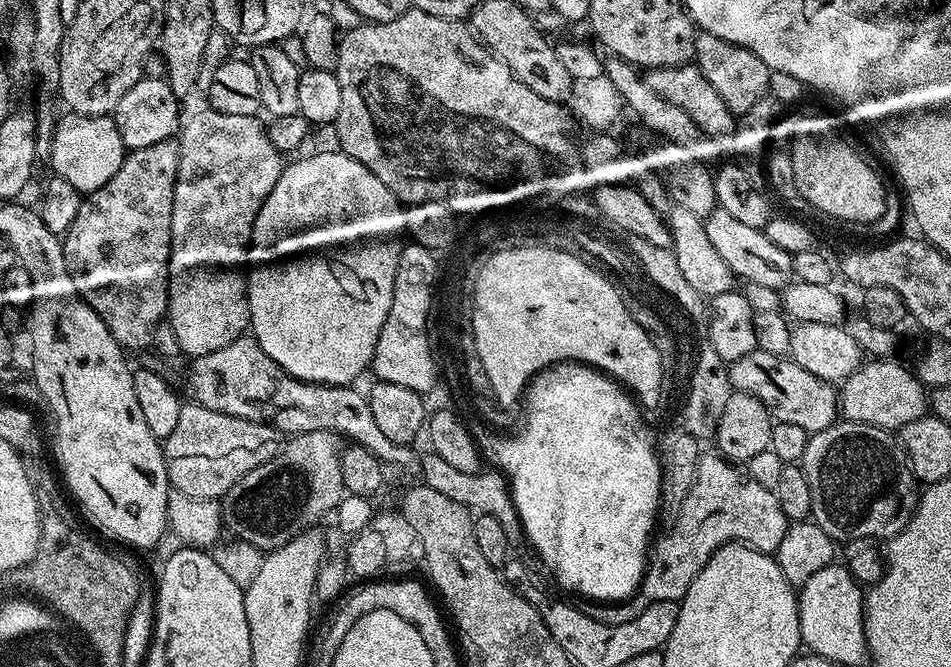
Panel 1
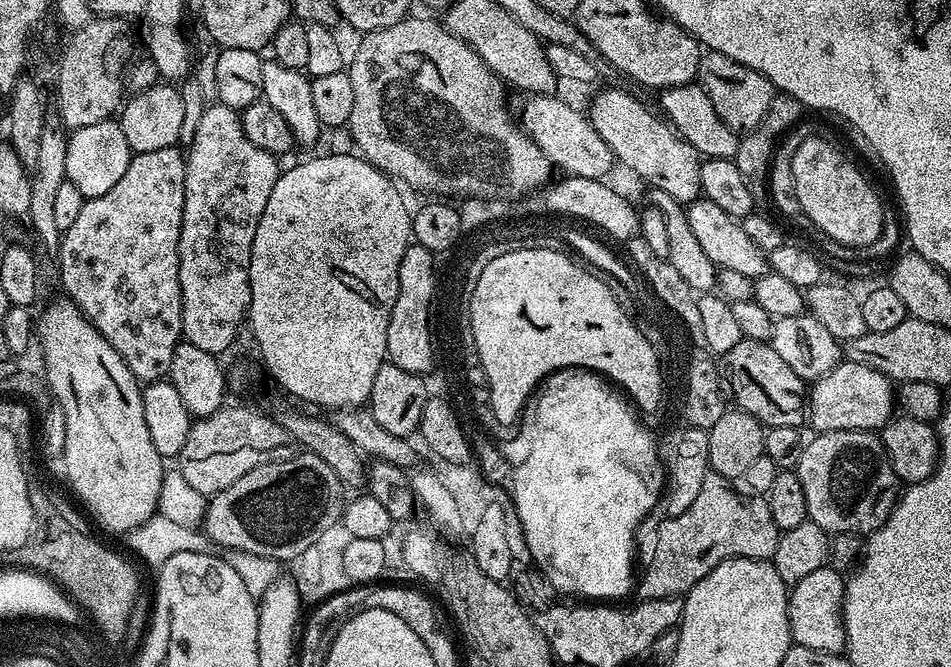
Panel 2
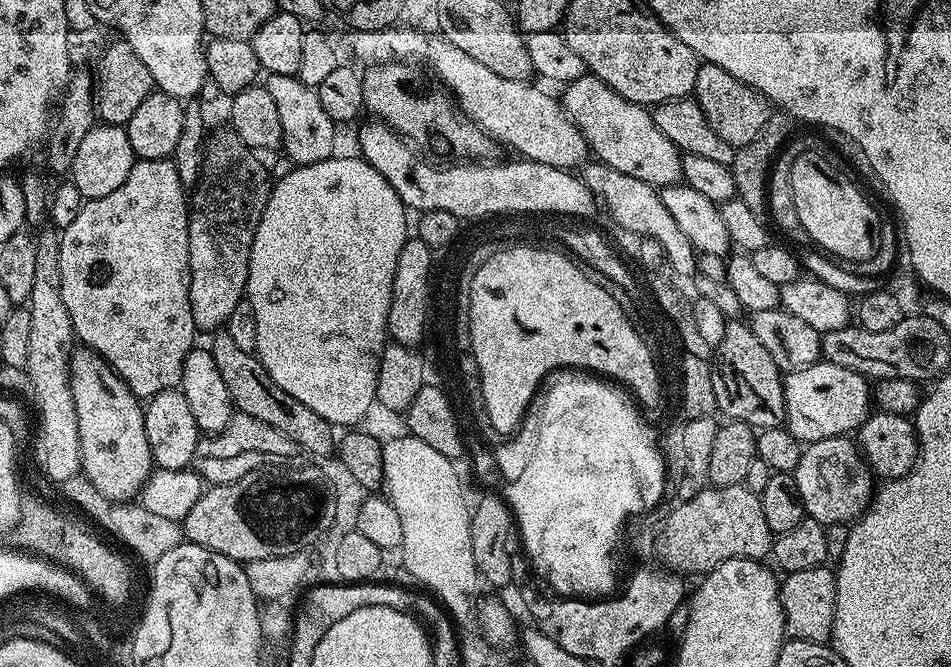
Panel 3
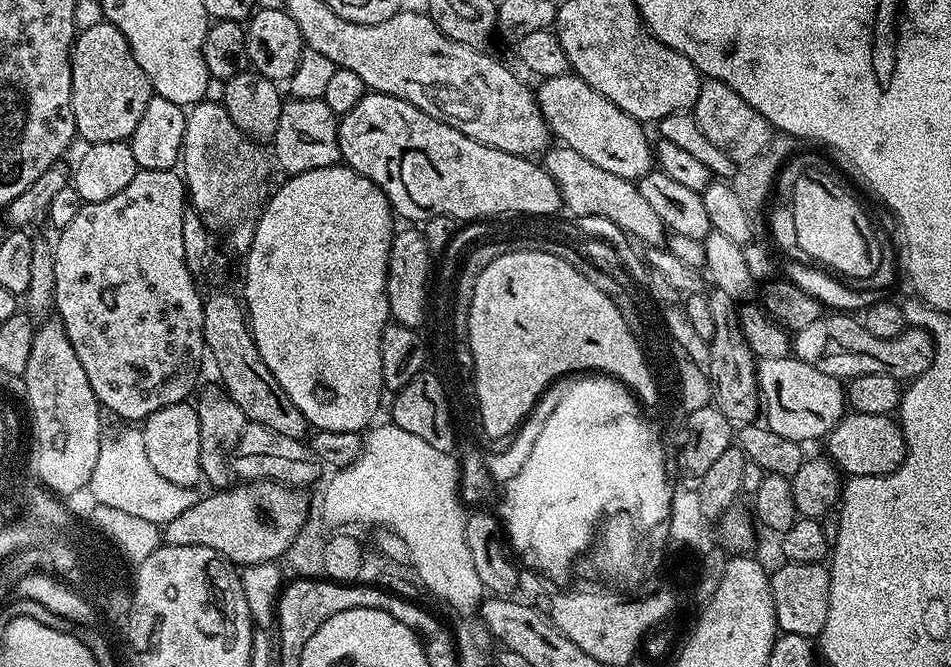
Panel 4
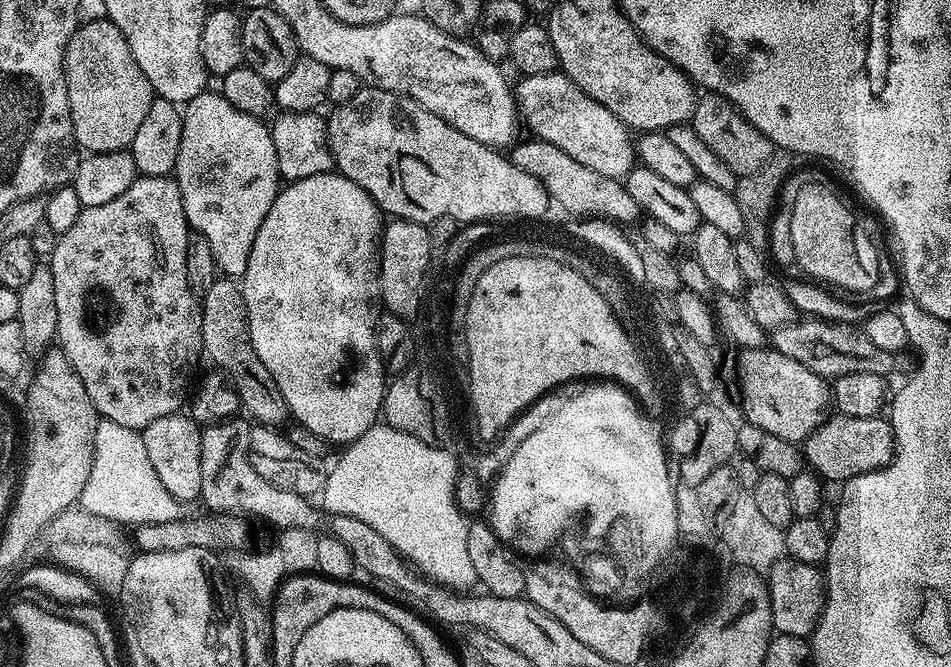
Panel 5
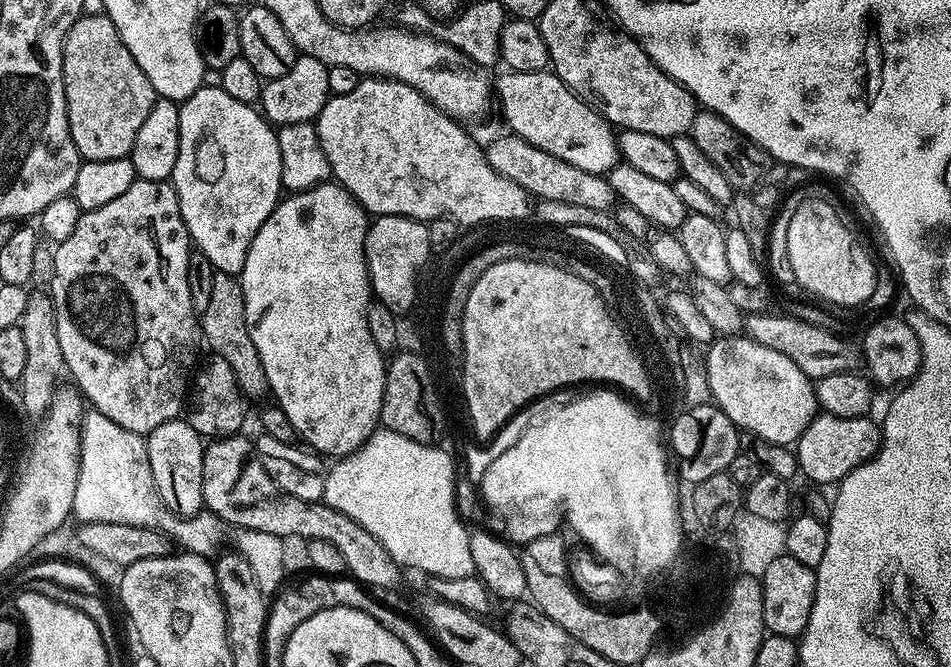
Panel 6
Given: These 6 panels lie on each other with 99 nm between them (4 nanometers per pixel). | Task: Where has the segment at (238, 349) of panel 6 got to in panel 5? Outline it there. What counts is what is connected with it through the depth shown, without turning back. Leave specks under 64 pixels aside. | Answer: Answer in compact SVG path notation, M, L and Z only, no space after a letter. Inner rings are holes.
M218 278L210 290L202 297L202 342L204 352L217 364L215 366L226 377L228 384L236 392L239 407L260 426L279 429L290 420L288 403L282 398L282 390L270 378L270 370L262 366L262 358L252 345L248 333L248 315L244 305L244 294L241 285L232 278Z

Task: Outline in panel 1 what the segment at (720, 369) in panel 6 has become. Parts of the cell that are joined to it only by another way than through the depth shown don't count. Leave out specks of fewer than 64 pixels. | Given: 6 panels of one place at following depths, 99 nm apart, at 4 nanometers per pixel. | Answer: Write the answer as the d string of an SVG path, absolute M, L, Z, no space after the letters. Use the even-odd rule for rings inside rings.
M872 358L861 364L853 376L843 381L838 392L838 404L842 409L844 420L853 420L855 424L869 424L879 428L899 430L926 415L930 408L930 396L926 391L926 385L916 376L911 367L903 368L896 358Z

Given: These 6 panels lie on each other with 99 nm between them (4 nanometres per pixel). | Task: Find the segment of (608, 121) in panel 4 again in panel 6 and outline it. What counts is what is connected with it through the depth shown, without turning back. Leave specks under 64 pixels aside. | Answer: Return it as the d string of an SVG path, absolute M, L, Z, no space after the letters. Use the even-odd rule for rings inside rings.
M514 72L503 73L505 76L495 81L494 92L498 97L498 108L504 111L504 120L511 131L520 136L530 146L538 150L546 150L554 154L554 158L562 158L562 162L570 162L570 166L578 166L578 170L590 170L599 176L612 171L618 163L618 136L613 125L609 124L596 109L591 108L584 100L580 100L570 89L556 77L555 72Z

